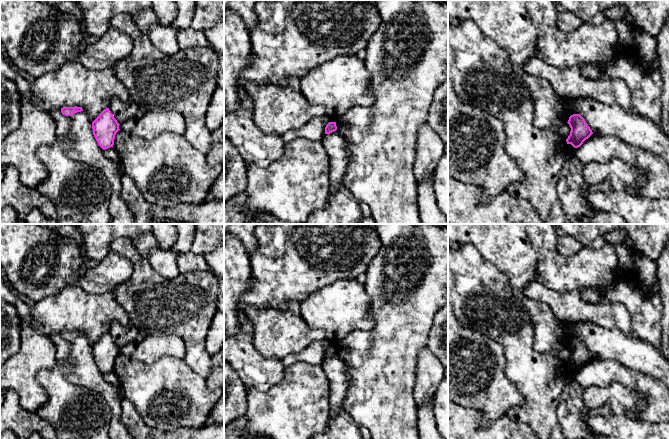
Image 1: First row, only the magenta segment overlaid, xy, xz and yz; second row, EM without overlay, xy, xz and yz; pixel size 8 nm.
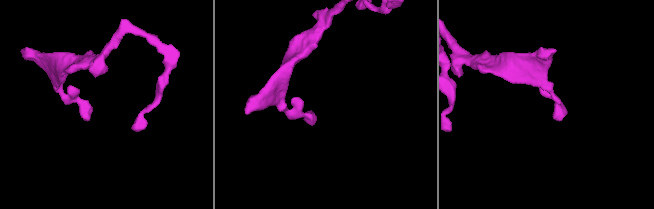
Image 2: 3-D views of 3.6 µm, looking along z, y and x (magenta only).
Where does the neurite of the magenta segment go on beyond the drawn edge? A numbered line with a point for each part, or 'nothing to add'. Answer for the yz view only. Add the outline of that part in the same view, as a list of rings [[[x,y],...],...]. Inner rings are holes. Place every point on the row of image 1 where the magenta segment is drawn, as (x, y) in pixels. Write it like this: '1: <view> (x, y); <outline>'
nothing to add

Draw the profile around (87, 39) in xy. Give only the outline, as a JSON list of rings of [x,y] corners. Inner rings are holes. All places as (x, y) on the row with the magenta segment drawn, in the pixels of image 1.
[[[83,15],[82,19],[81,19],[80,31],[82,33],[82,44],[81,44],[81,47],[85,51],[89,45],[92,45],[95,42],[97,42],[99,37],[97,37],[95,35],[91,35],[91,34],[88,33],[88,31],[86,29],[86,22],[85,22],[84,15]]]

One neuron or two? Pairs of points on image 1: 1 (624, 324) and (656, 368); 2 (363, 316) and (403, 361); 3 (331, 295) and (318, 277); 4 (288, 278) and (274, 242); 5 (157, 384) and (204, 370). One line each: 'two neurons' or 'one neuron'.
1: two neurons
2: two neurons
3: two neurons
4: one neuron
5: two neurons

